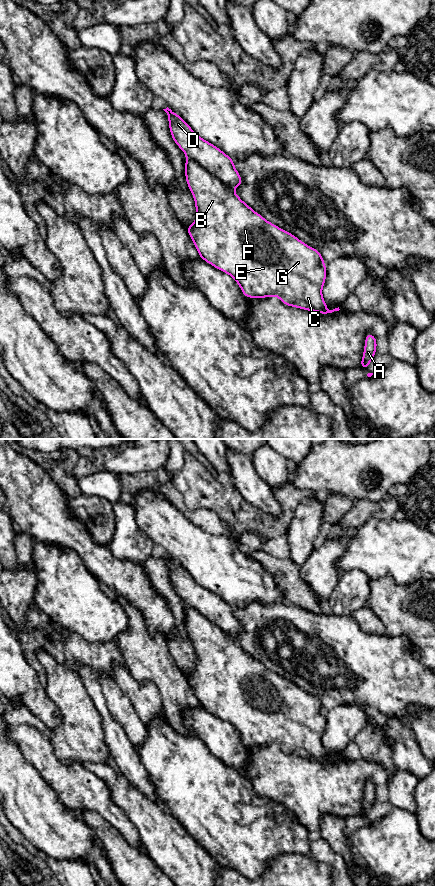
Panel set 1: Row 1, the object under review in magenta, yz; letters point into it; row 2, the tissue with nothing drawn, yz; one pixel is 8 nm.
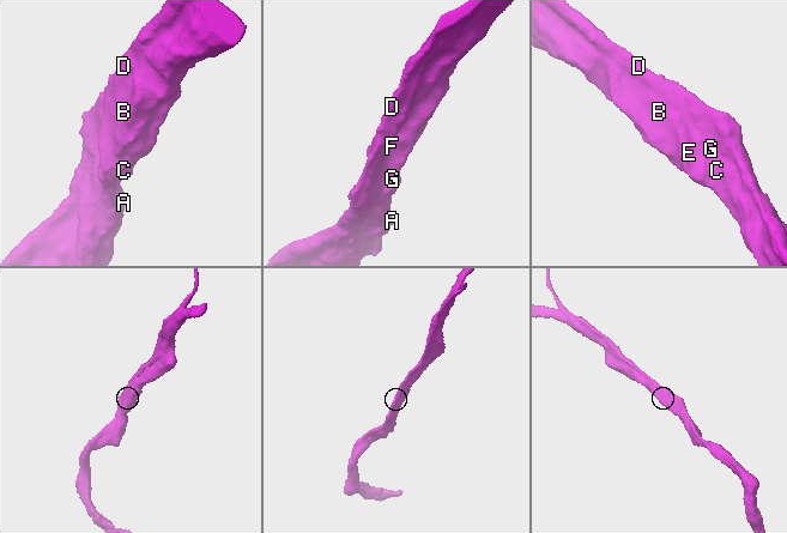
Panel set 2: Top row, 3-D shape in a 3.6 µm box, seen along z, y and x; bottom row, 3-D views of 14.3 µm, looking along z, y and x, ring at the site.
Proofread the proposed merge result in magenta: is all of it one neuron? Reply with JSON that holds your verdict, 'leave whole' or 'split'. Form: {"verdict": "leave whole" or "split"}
{"verdict": "leave whole"}

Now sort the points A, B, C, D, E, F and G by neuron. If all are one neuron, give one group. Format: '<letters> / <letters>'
A B C D E F G

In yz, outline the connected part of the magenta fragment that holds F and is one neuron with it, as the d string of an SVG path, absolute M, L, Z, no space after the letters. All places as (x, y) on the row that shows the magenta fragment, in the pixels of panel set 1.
M168 107L166 109L163 109L167 113L168 121L169 121L169 130L172 136L173 141L177 144L177 146L184 152L184 154L187 156L185 160L185 178L188 185L188 188L190 192L193 195L194 201L195 201L195 208L196 208L196 219L195 221L189 226L185 227L187 230L190 238L192 239L195 248L197 249L197 252L199 254L199 257L202 258L205 262L208 264L214 266L216 269L227 273L230 275L236 283L240 286L241 291L246 298L268 298L271 296L277 296L282 304L286 306L292 306L299 309L312 311L316 313L332 313L334 311L339 311L339 307L335 308L333 310L329 310L327 308L327 305L323 299L322 294L322 288L326 281L327 271L326 271L326 263L324 262L321 253L318 249L315 249L313 247L308 246L303 241L299 240L296 236L294 236L292 233L289 233L277 225L270 223L267 221L263 216L261 216L259 213L255 212L249 205L247 205L244 201L241 200L241 198L232 190L239 187L243 184L243 180L237 171L237 169L234 167L234 160L225 154L222 150L220 150L215 145L211 144L210 142L206 141L205 139L198 136L192 128L188 125L186 121L183 120L182 117L180 117L177 113L173 112Z

